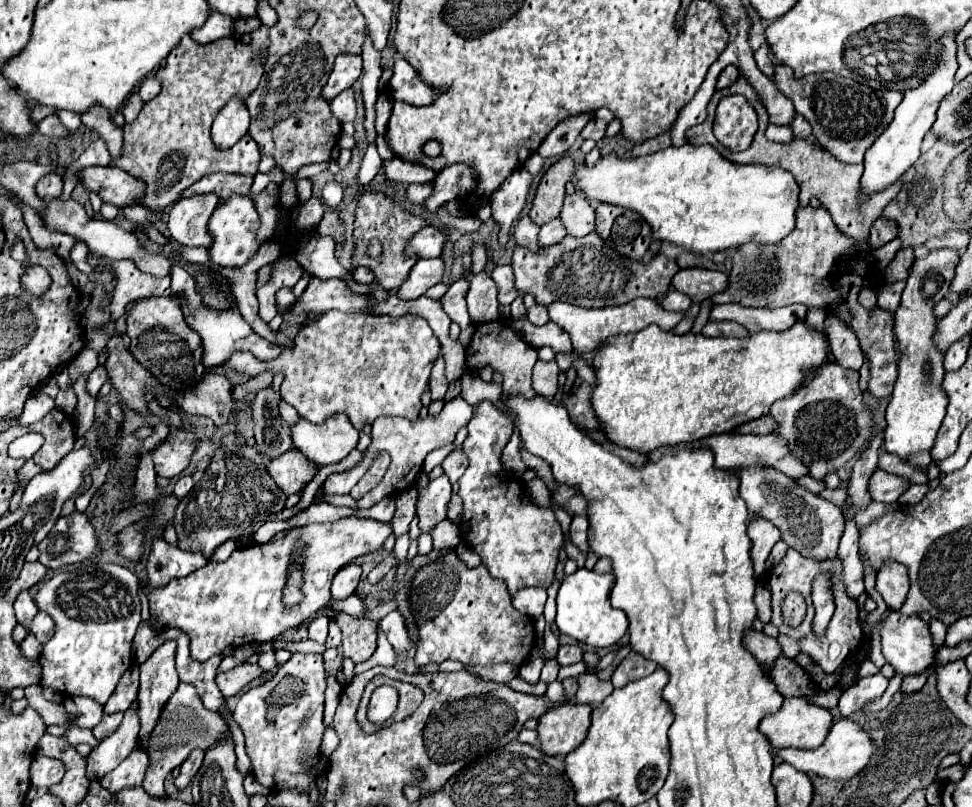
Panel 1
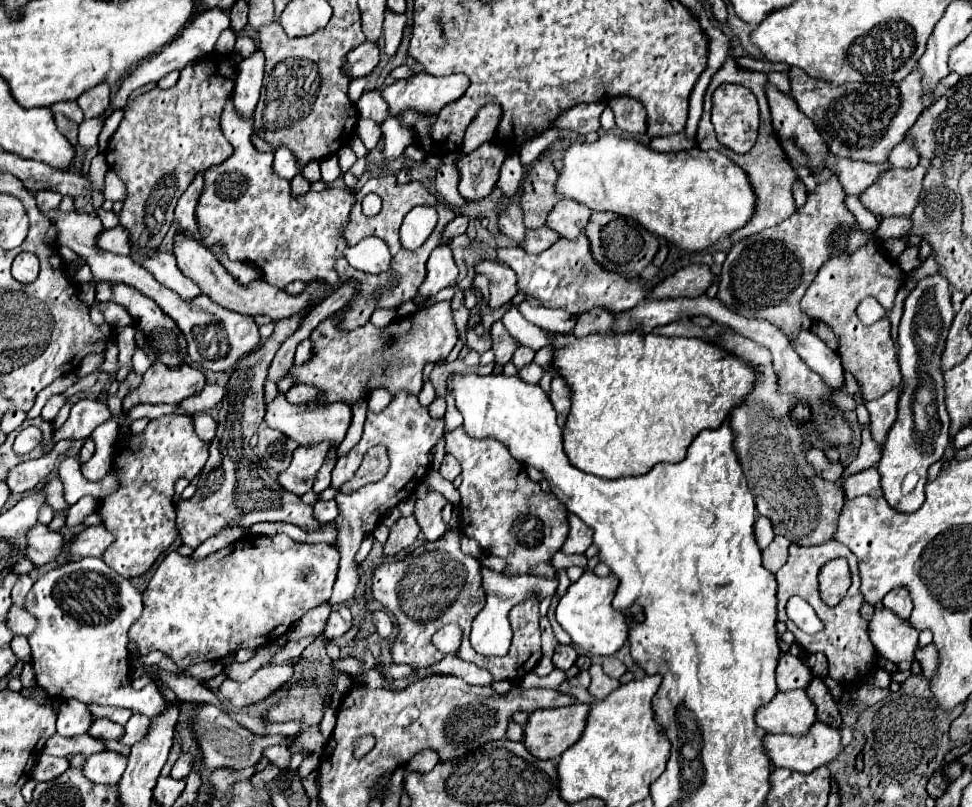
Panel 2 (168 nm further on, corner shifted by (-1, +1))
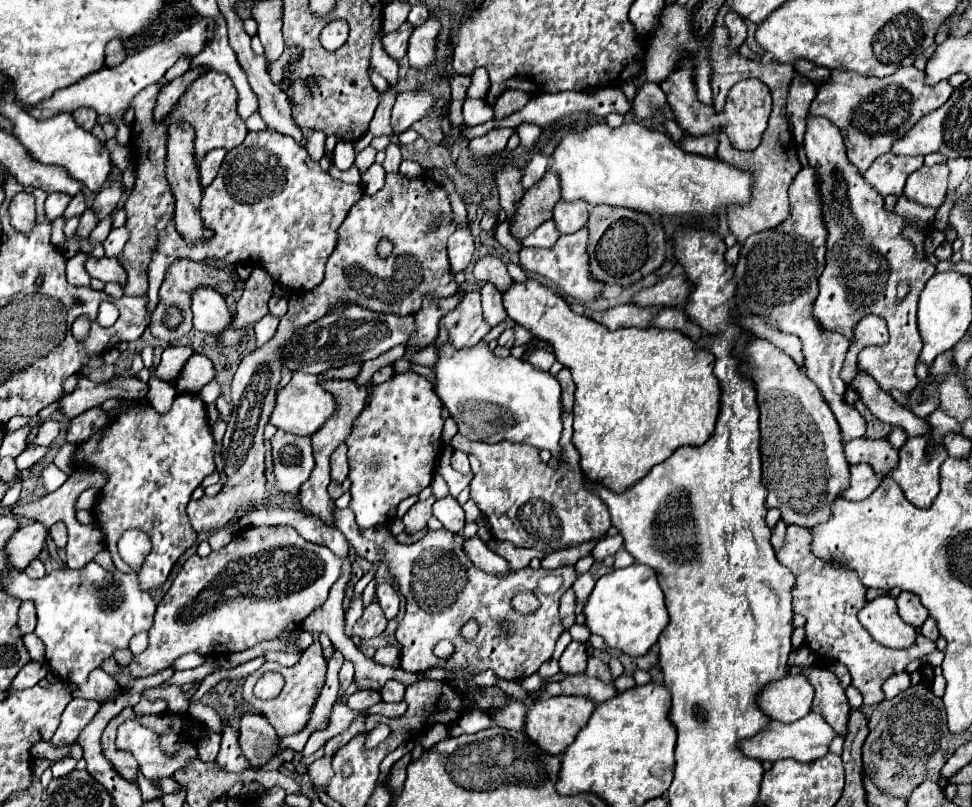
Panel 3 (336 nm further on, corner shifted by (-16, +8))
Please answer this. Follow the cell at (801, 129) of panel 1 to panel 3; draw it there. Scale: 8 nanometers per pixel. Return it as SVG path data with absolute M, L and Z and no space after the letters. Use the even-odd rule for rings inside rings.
M882 154L876 162L866 170L866 182L874 186L882 196L894 194L900 196L904 192L906 178L924 164L922 156L900 158L894 154Z

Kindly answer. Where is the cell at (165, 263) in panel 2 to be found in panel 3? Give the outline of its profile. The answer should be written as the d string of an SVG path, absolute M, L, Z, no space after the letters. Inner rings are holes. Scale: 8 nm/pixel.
M200 290L194 294L192 300L192 312L194 312L194 328L206 334L222 334L228 324L232 322L232 312L226 306L226 300L220 298L214 290Z

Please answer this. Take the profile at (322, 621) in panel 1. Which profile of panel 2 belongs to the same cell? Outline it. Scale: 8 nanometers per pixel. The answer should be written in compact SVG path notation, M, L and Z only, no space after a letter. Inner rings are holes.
M333 611L331 615L329 615L329 619L327 619L327 625L325 625L325 633L323 633L323 637L325 639L337 639L337 637L341 637L345 631L349 631L351 629L351 625L347 625L343 619L341 619L341 615L337 613L337 611Z

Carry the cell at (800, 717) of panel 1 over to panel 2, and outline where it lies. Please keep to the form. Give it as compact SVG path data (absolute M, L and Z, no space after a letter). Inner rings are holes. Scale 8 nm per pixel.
M803 689L779 691L773 701L763 705L757 715L757 725L767 733L805 735L817 721L815 705Z

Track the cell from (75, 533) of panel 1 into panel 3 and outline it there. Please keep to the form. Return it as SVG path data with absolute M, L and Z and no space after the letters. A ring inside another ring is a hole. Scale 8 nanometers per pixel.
M40 522L22 524L4 544L8 566L16 570L24 570L28 562L32 562L32 558L38 558L44 546L46 534L48 534L48 528Z

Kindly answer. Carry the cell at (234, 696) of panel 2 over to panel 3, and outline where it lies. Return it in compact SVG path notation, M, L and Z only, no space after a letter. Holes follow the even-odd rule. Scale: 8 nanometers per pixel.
M314 642L308 650L302 652L302 658L300 658L300 662L298 662L294 668L284 668L284 666L280 666L280 664L276 664L276 662L266 662L260 670L256 670L254 674L250 674L250 676L246 678L246 684L244 684L244 700L246 700L250 706L254 706L258 712L262 712L262 714L270 720L270 724L276 728L276 732L278 732L280 738L290 736L290 734L296 734L296 732L304 730L304 726L306 726L306 722L308 722L308 718L310 718L310 710L312 710L314 702L318 700L320 690L324 688L324 682L326 682L326 666L328 666L328 662L326 662L326 658L324 658L322 644L320 644L320 642ZM268 670L280 672L280 674L286 678L286 684L284 684L284 688L282 688L282 692L280 692L278 698L274 698L274 700L258 700L252 690L254 690L256 680L258 680L264 672L268 672Z

